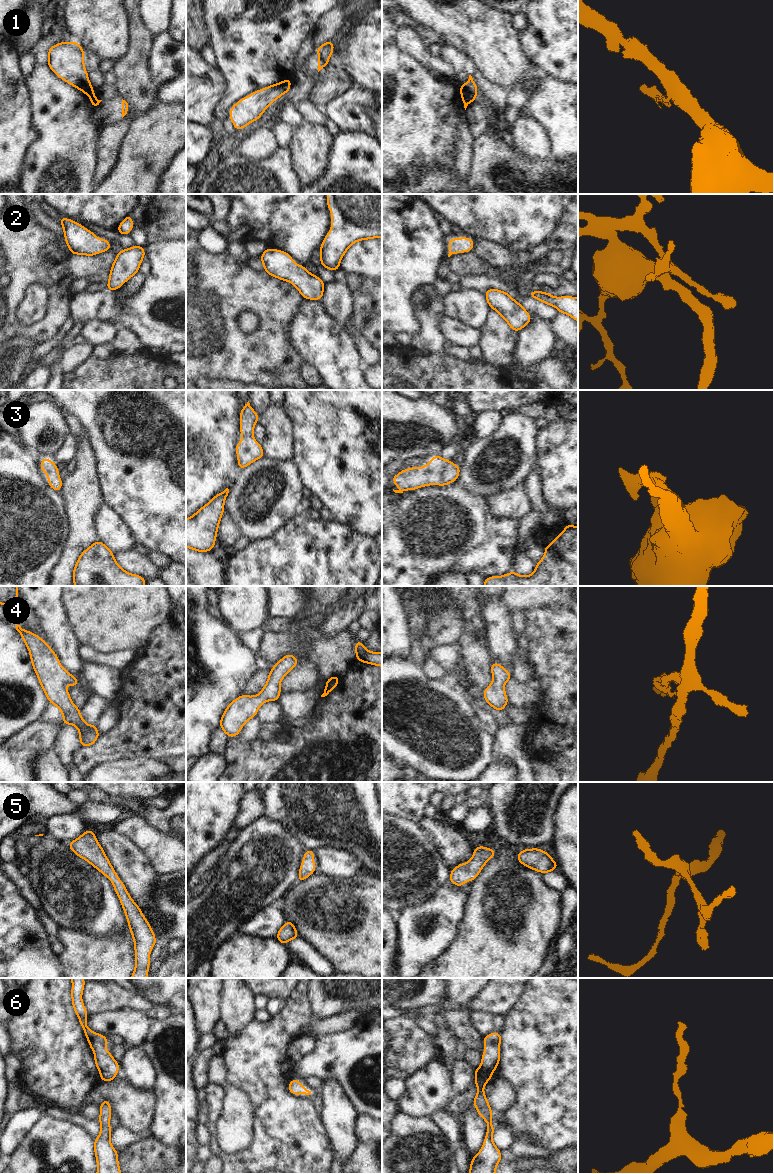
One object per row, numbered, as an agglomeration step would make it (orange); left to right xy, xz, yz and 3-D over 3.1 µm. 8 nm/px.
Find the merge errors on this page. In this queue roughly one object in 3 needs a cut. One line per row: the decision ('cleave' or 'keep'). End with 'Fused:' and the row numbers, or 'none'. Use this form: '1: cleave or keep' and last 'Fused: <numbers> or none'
1: cleave
2: keep
3: keep
4: keep
5: keep
6: keep
Fused: 1

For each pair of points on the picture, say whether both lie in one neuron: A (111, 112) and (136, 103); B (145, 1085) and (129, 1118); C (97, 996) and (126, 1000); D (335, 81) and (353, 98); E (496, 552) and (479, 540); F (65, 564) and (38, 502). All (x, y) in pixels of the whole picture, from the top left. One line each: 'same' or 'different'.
A: different
B: different
C: same
D: different
E: same
F: different

